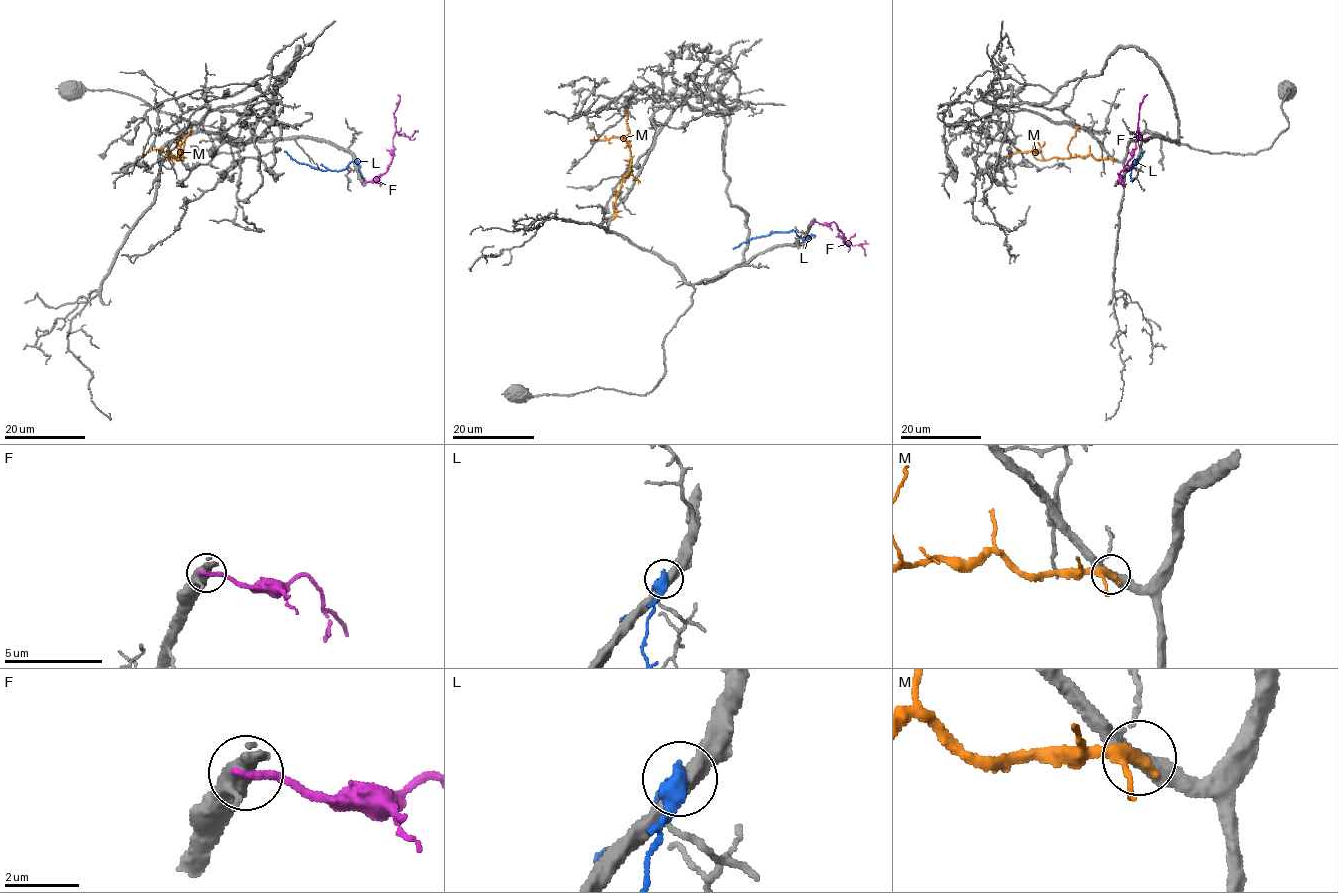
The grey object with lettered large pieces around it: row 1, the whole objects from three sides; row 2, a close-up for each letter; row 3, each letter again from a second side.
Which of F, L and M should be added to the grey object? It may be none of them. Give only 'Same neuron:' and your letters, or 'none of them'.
Same neuron: none of them

